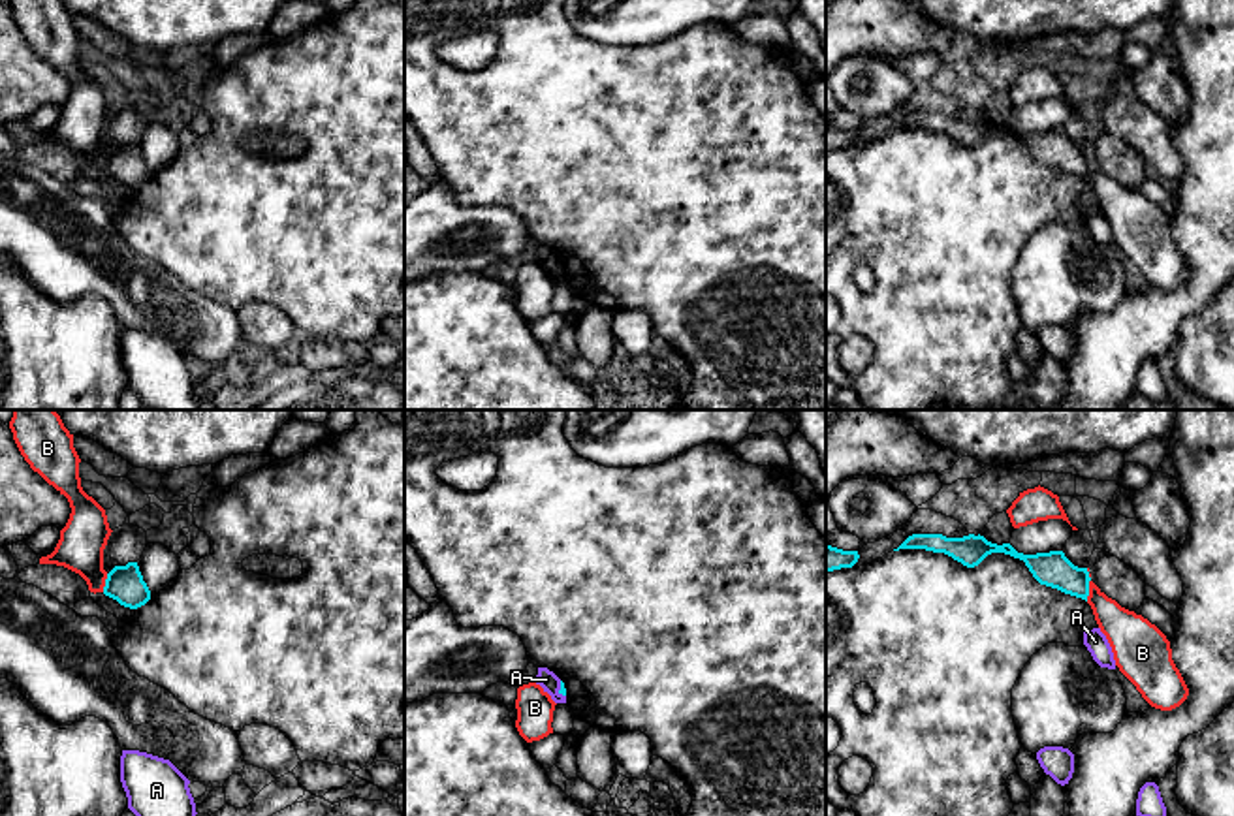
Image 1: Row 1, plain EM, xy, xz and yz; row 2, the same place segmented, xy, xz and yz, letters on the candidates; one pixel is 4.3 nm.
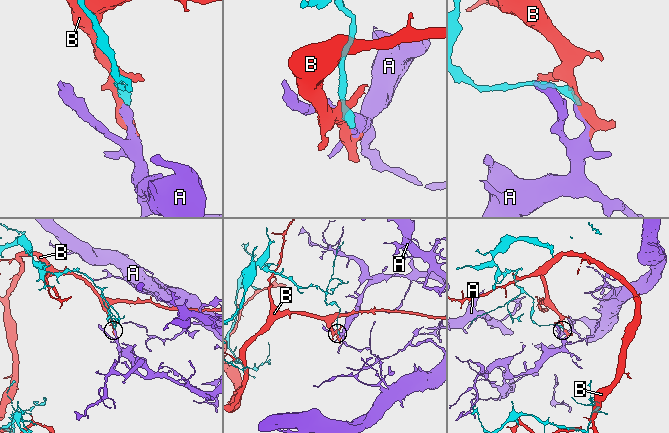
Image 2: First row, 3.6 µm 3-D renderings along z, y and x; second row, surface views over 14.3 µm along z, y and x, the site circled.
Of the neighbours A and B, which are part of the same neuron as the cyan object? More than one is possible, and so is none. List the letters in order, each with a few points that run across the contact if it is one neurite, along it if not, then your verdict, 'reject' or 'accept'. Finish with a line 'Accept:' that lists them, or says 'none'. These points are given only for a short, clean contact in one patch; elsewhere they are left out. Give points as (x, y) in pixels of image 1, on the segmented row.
A: xz (559, 681), (559, 690), (565, 696) | reject
B: reject
Accept: none

